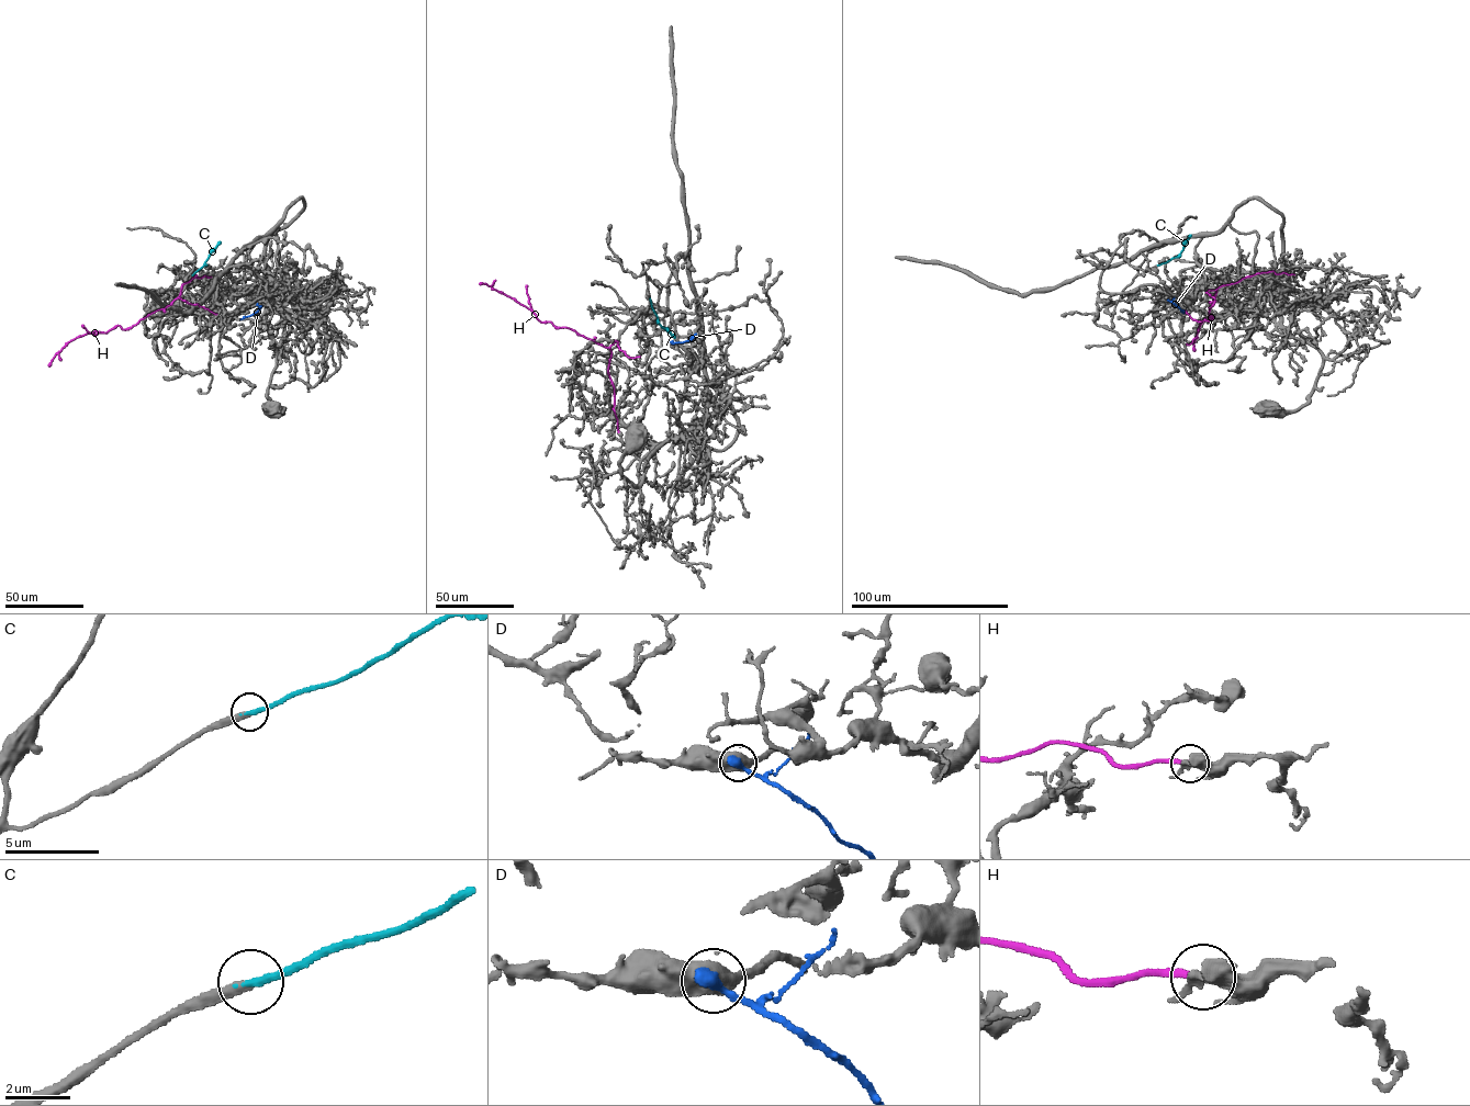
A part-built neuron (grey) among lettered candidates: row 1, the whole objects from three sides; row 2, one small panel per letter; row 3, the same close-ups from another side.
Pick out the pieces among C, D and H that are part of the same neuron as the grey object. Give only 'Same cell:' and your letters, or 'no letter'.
Same cell: C

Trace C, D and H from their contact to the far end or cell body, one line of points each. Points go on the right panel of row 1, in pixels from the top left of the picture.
C: (1158, 264), (1177, 257), (1190, 235)
D: (1168, 300), (1184, 313)
H: (1293, 274), (1272, 271), (1219, 286), (1209, 311), (1212, 317), (1200, 323), (1194, 350)

